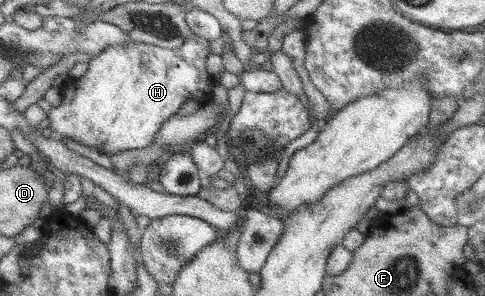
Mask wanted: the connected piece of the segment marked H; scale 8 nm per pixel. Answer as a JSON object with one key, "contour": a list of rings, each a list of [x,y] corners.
{"contour":[[[195,35],[171,50],[130,41],[124,45],[105,47],[97,56],[88,59],[87,70],[83,75],[65,81],[59,91],[61,103],[49,109],[44,125],[51,127],[55,139],[69,137],[79,145],[97,149],[107,156],[127,149],[146,148],[153,143],[161,123],[177,113],[188,97],[199,104],[211,101],[215,82],[204,68],[207,55],[210,55],[208,41]]]}

